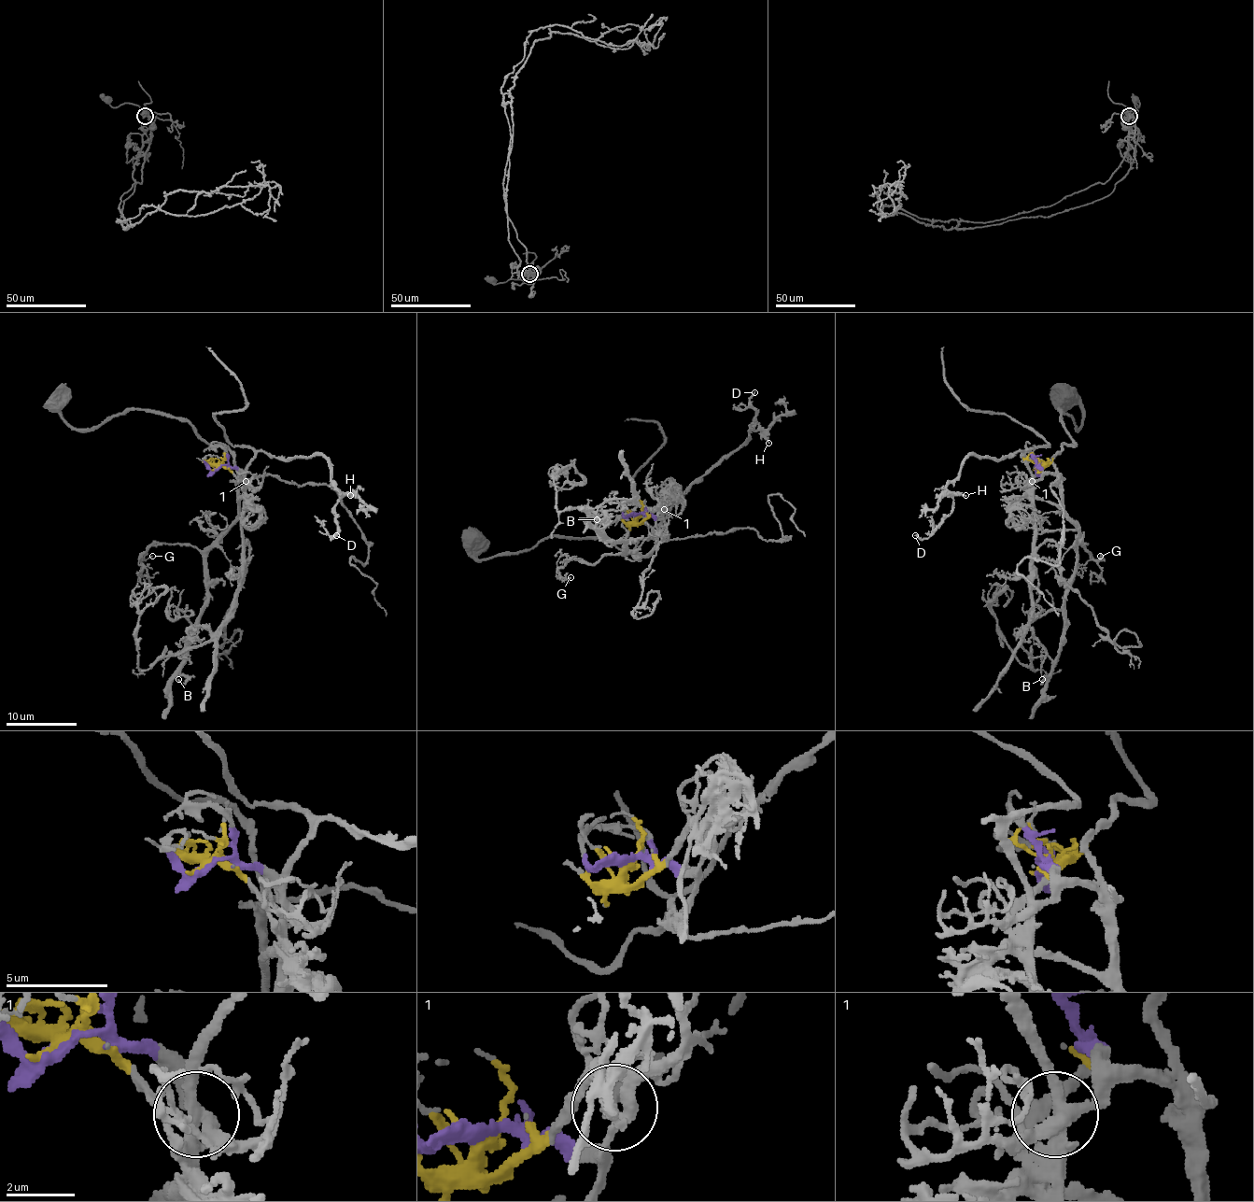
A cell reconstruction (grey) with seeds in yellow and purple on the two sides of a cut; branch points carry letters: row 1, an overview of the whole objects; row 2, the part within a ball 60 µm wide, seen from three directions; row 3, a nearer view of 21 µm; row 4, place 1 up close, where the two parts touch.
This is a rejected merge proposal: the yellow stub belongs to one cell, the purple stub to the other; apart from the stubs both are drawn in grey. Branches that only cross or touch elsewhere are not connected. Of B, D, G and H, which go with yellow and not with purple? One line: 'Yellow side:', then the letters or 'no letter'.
Yellow side: D, H

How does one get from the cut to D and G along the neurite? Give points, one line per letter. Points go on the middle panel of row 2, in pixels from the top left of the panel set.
D: (638, 515), (644, 520), (658, 503), (664, 509), (758, 428), (753, 429), (749, 404), (754, 392)
G: (638, 515), (660, 521), (656, 543), (644, 556), (603, 554), (595, 562), (570, 558), (557, 572), (570, 576)

